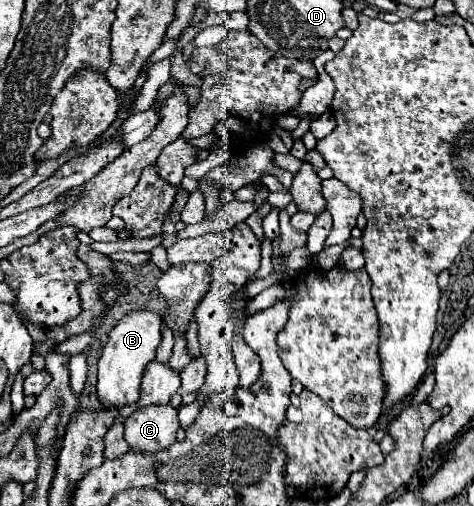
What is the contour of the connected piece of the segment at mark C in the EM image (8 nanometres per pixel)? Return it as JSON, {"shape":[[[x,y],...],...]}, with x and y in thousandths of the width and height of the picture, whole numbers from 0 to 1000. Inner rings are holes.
{"shape":[[[308,802],[308,810],[291,810],[283,822],[262,830],[266,874],[278,893],[325,897],[371,874],[376,850],[371,806],[350,802]]]}

